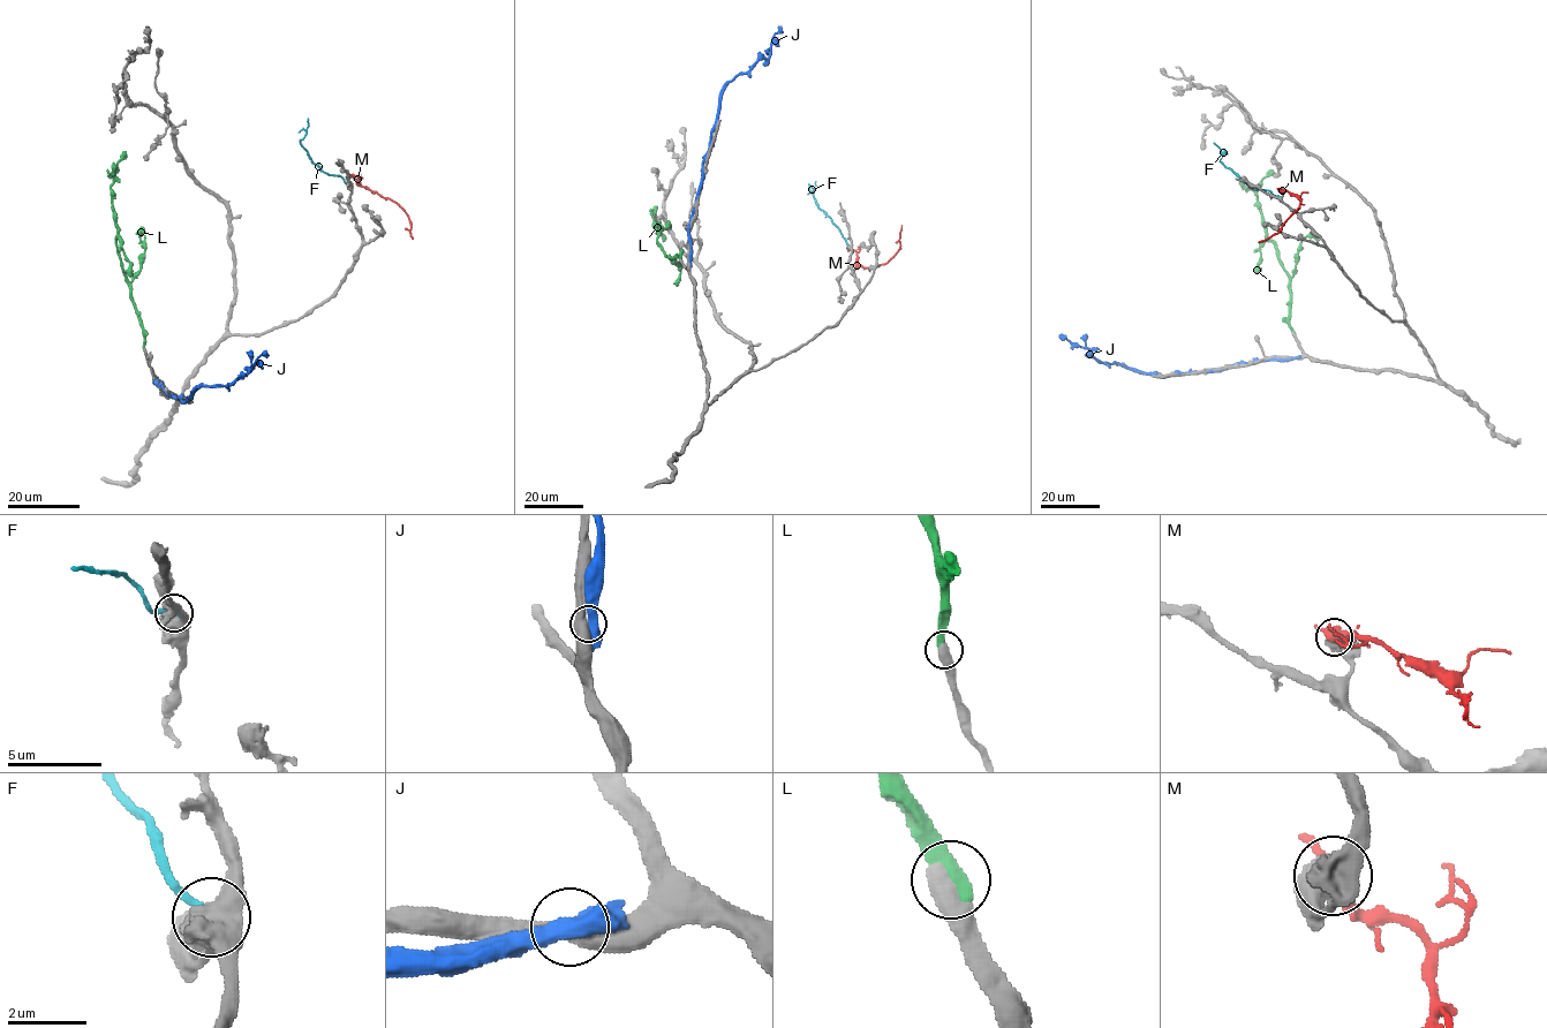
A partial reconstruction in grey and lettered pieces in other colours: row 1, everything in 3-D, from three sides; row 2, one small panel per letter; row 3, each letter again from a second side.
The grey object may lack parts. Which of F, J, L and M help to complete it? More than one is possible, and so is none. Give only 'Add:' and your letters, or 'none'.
Add: L

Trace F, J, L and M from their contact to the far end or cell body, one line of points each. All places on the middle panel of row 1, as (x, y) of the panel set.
F: (850, 246), (819, 208), (809, 190), (809, 186), (815, 188), (815, 181)
J: (689, 263), (688, 224), (721, 93), (738, 75), (745, 74), (759, 59), (767, 59), (771, 37), (780, 27)
L: (680, 261), (680, 256), (669, 257), (662, 250), (653, 225), (664, 241)
M: (850, 247), (857, 252), (860, 265), (883, 264), (900, 248), (902, 225)

